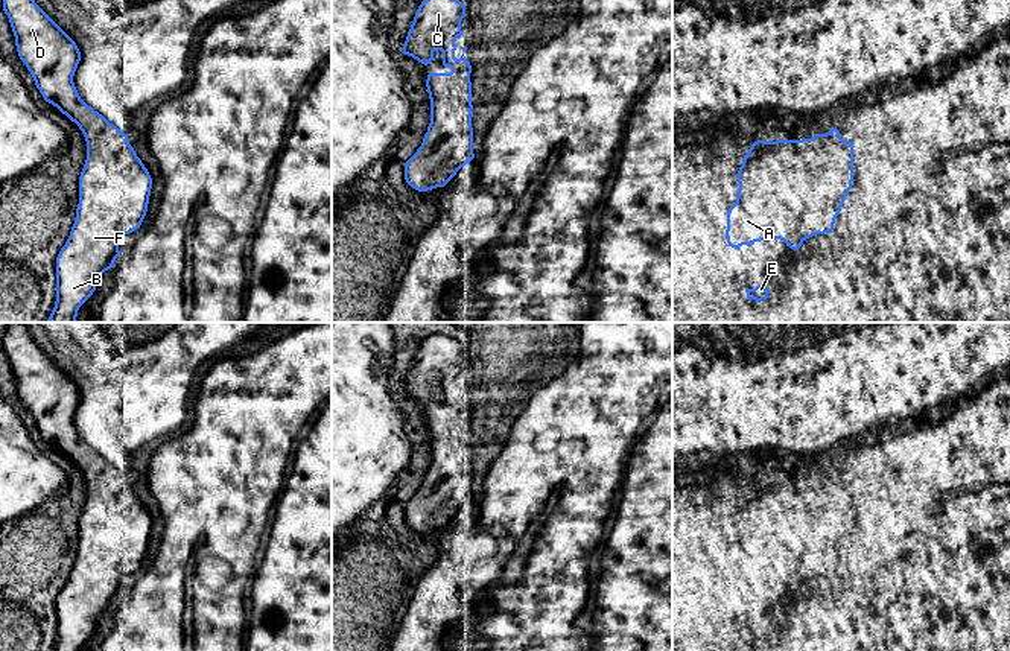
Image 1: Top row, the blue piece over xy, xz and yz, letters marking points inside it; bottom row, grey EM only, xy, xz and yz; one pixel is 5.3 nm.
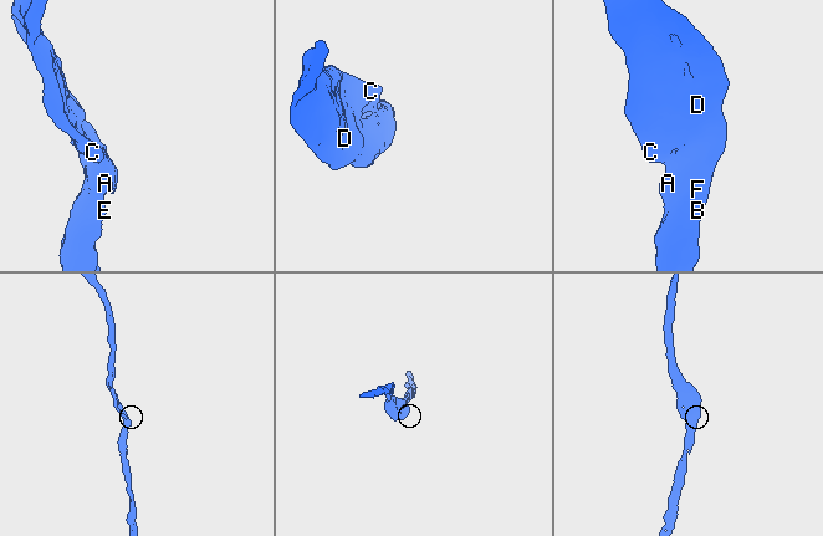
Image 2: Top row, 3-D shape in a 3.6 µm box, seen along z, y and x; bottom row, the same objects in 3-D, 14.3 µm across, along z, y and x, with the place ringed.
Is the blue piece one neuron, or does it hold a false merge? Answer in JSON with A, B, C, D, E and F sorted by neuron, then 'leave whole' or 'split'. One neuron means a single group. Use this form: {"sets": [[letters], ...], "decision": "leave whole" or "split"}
{"sets": [["A", "B", "C", "D", "E", "F"]], "decision": "leave whole"}

